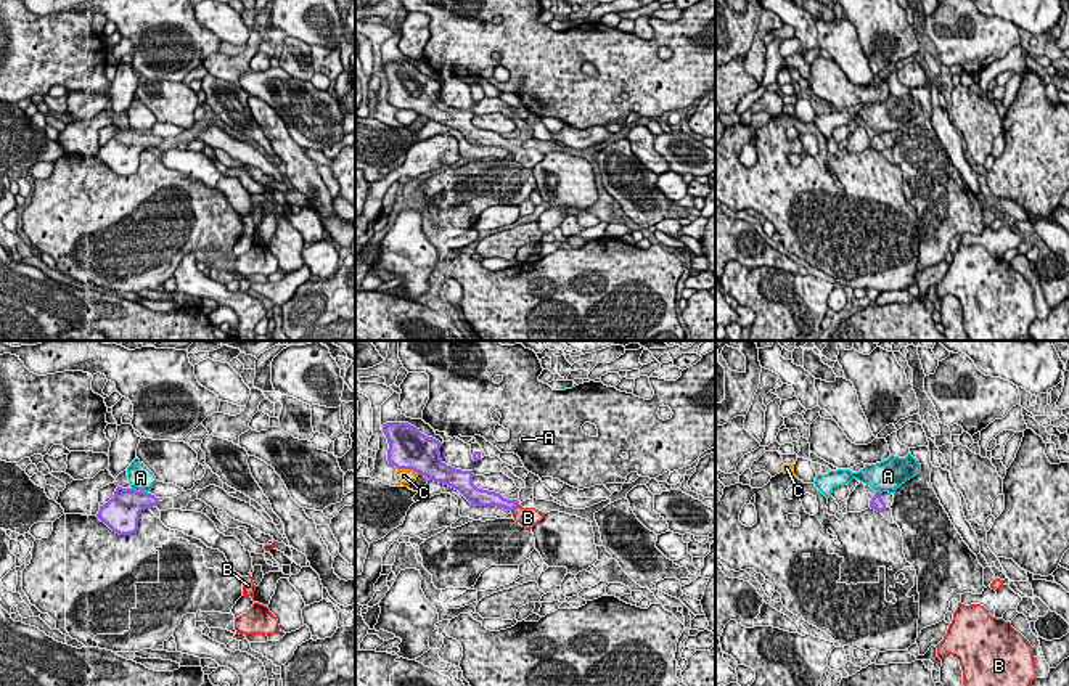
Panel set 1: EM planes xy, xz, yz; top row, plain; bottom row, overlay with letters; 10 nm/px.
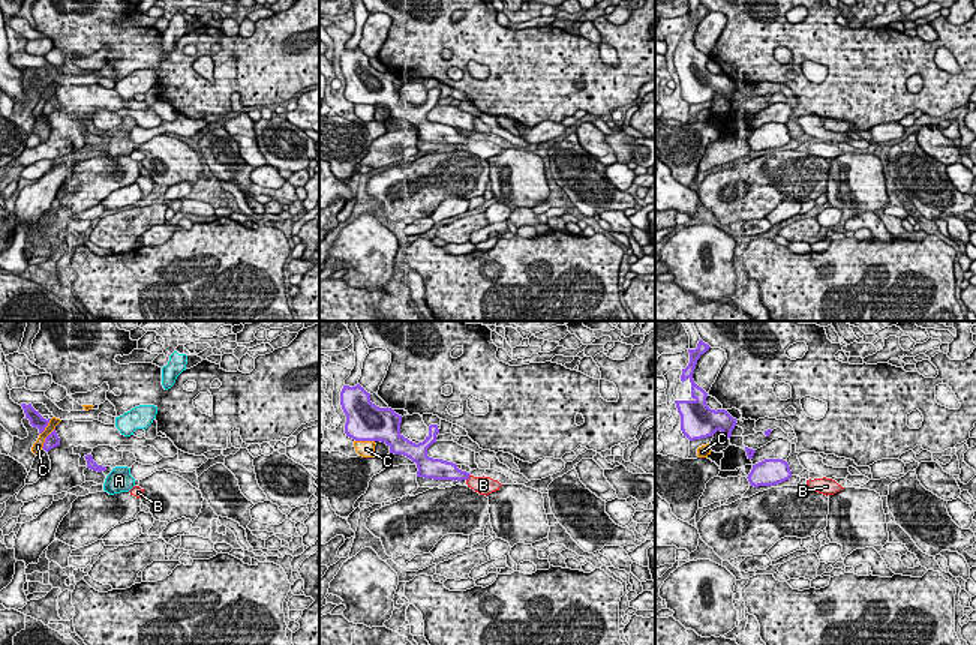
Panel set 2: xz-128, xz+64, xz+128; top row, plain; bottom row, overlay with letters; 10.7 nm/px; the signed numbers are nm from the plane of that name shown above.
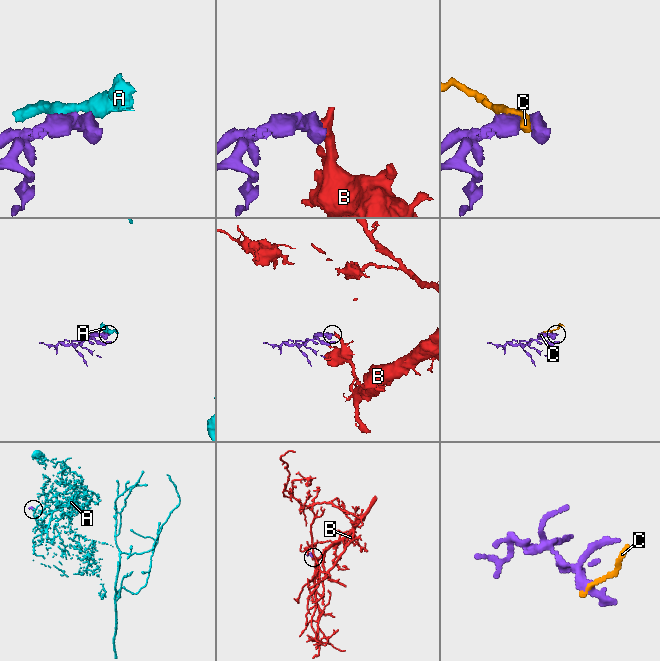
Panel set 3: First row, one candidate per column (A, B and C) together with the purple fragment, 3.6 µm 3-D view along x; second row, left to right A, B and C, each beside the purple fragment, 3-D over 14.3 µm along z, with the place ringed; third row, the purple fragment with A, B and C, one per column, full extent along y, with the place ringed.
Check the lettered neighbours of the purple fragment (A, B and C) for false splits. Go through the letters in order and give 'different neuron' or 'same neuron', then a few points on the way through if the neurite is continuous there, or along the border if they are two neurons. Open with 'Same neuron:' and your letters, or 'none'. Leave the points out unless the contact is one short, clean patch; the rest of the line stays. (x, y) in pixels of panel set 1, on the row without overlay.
Same neuron: B
A: different neuron; border along xy (132, 127), (147, 134)
B: same neuron; runs through xz (492, 138), (515, 146), (528, 158)
C: different neuron

